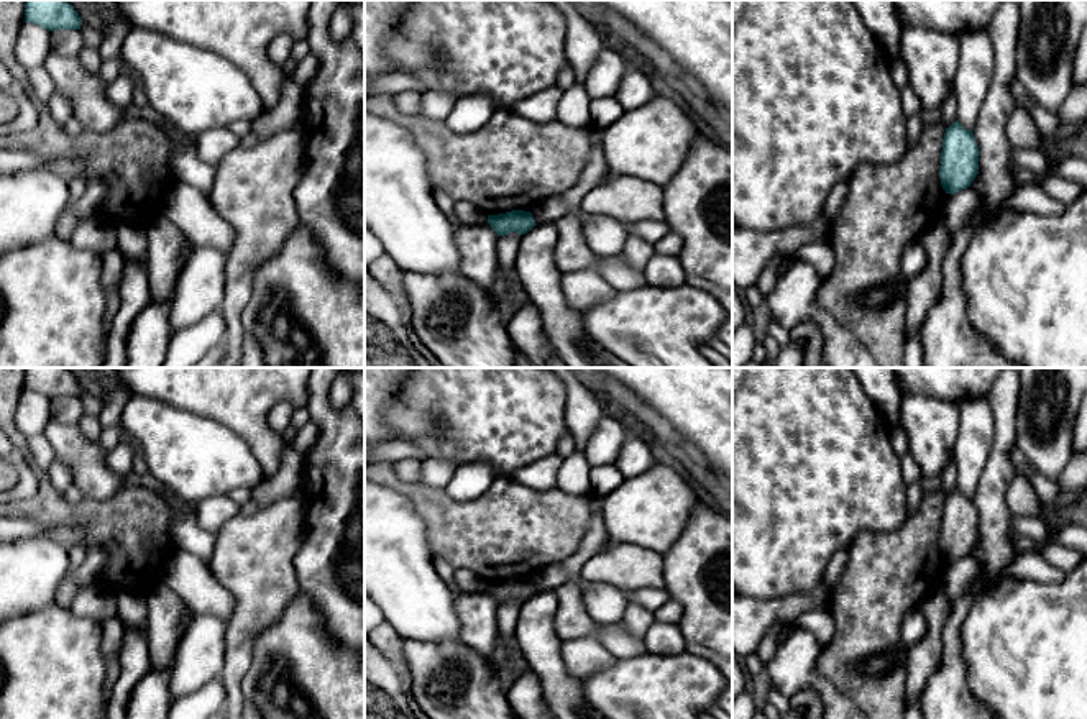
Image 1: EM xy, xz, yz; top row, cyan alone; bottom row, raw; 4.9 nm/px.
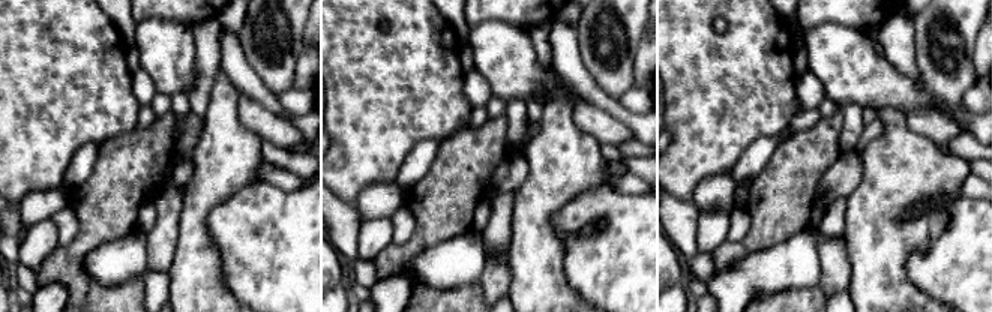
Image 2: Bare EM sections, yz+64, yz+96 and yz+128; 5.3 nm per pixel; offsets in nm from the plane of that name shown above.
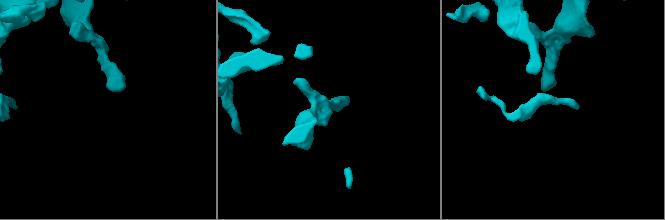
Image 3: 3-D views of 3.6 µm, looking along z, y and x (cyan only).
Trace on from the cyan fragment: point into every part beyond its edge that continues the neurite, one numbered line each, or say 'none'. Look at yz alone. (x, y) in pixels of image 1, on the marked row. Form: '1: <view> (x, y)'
none

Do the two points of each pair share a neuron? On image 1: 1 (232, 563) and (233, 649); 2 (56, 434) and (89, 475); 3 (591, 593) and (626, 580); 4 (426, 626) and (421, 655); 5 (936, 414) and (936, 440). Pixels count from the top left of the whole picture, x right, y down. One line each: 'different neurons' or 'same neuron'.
1: same neuron
2: same neuron
3: different neurons
4: different neurons
5: same neuron

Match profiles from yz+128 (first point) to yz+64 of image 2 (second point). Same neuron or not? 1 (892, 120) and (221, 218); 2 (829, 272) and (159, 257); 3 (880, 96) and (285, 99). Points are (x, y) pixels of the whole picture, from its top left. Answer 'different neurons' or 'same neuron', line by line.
1: different neurons
2: different neurons
3: different neurons

